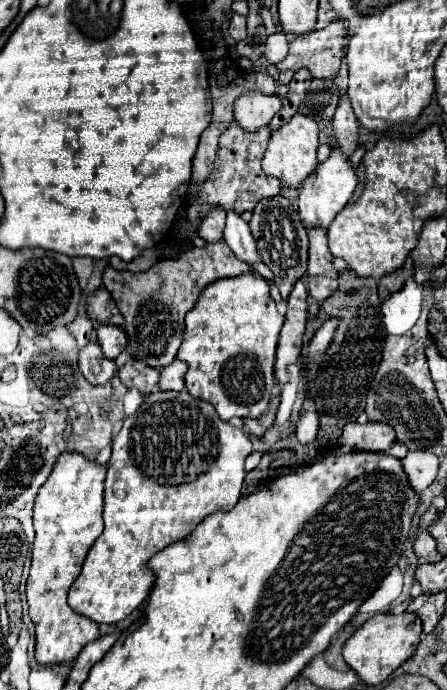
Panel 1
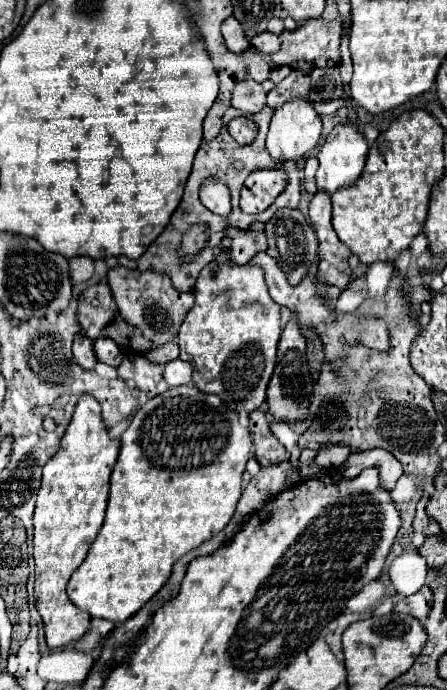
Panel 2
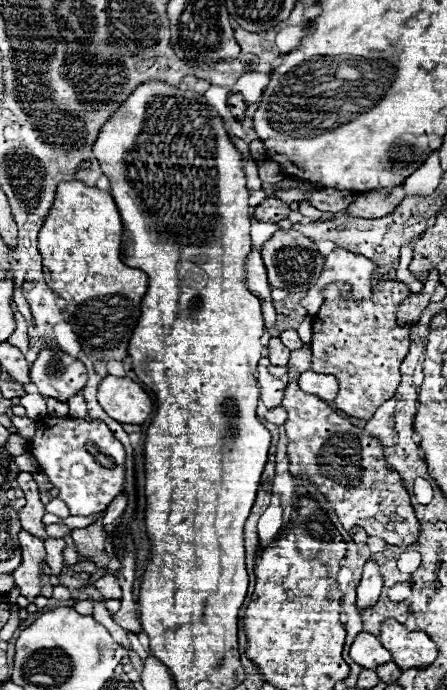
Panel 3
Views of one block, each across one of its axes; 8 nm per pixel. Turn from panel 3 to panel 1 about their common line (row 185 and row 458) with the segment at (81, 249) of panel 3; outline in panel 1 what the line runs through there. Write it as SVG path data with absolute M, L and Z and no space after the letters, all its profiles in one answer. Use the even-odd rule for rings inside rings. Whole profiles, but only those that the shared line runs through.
M64 452L34 502L36 540L32 546L26 596L28 614L36 628L34 656L42 666L72 662L88 642L100 638L98 624L76 614L68 606L66 594L72 582L78 578L90 546L102 534L104 478L106 466L98 466L76 452Z

